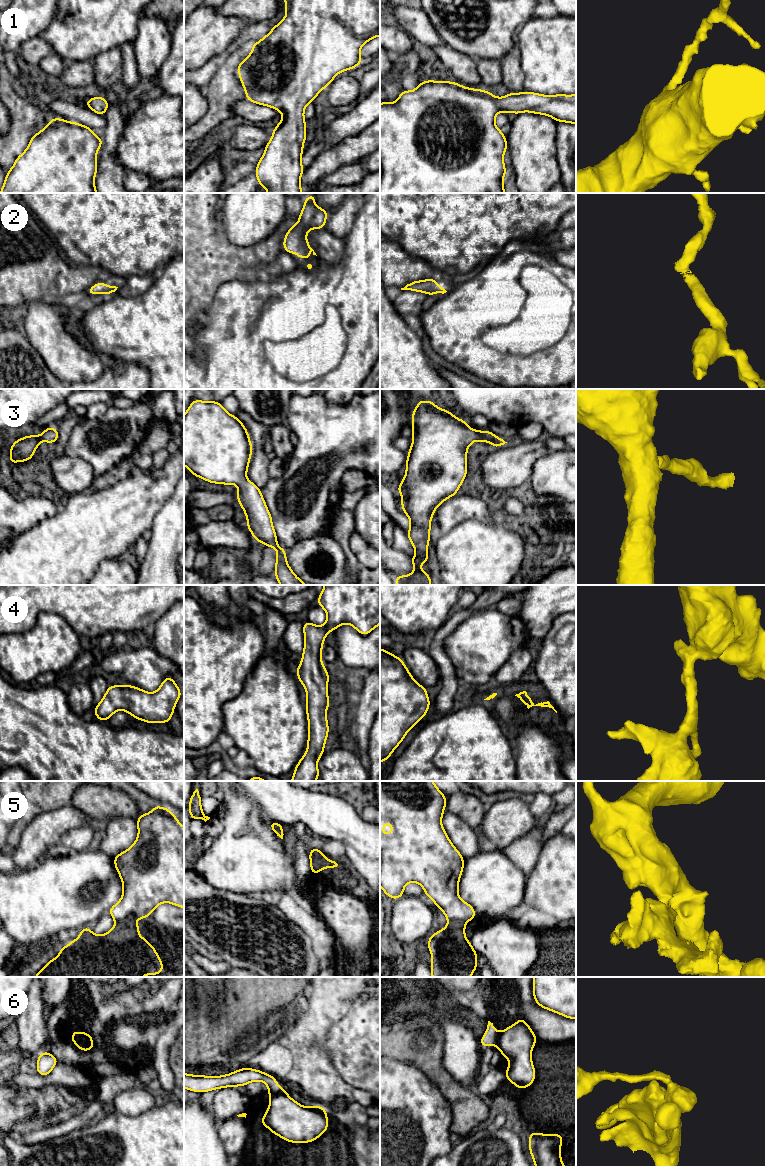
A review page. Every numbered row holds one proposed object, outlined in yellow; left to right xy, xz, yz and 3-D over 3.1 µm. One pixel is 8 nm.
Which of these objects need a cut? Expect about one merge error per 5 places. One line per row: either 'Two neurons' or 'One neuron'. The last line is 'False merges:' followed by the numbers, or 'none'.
1: One neuron
2: One neuron
3: One neuron
4: One neuron
5: Two neurons
6: Two neurons
False merges: 5, 6

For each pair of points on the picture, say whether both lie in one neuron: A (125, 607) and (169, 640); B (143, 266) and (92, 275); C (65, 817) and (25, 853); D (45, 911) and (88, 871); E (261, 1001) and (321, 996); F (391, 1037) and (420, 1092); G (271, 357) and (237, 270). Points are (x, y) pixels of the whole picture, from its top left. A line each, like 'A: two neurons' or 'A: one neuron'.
A: two neurons
B: two neurons
C: one neuron
D: one neuron
E: two neurons
F: two neurons
G: two neurons

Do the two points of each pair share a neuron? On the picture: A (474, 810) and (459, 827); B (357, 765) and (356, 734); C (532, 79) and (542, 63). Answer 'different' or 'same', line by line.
A: different
B: different
C: same

